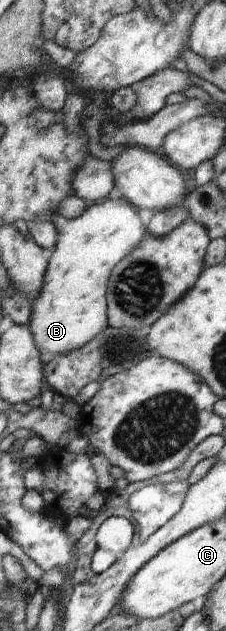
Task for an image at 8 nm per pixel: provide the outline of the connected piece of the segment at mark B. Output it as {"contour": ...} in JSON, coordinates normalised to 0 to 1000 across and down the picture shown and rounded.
{"contour":[[[540,312],[518,319],[469,314],[447,323],[394,326],[332,345],[296,347],[248,339],[221,352],[252,366],[248,385],[217,398],[164,469],[133,480],[133,506],[102,512],[137,528],[155,552],[195,569],[363,550],[434,534],[473,517],[465,458],[491,426],[580,401],[646,368],[597,328]]]}

